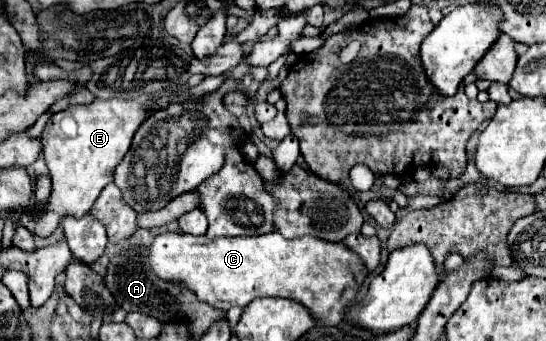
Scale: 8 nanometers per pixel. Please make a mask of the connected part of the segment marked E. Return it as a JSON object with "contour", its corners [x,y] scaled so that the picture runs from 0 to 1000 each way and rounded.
{"contour":[[[269,282],[247,293],[174,293],[156,311],[126,311],[115,328],[93,334],[75,393],[79,463],[97,528],[93,575],[82,592],[64,592],[49,622],[42,622],[35,633],[35,657],[64,692],[86,698],[101,680],[115,633],[156,633],[185,557],[207,534],[211,487],[236,440],[244,387],[273,334],[266,317],[269,299],[277,299]]]}

